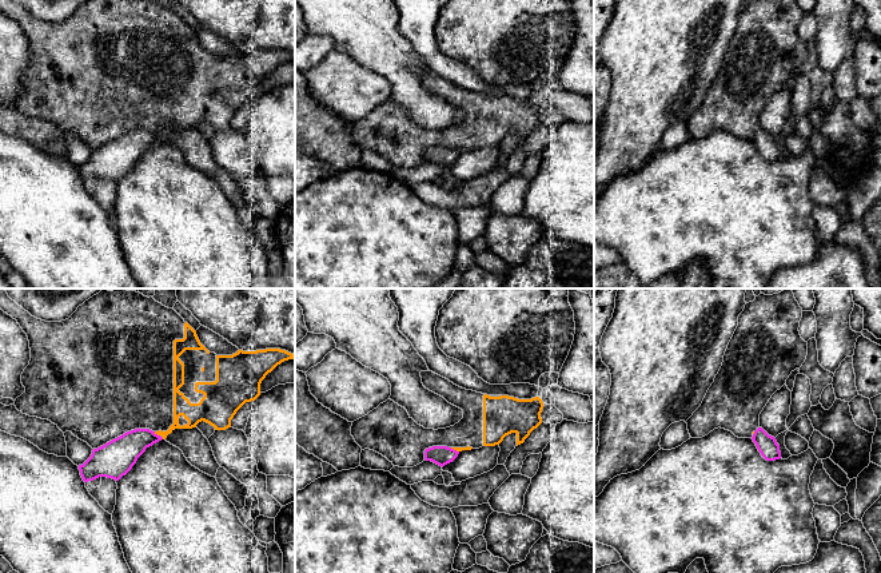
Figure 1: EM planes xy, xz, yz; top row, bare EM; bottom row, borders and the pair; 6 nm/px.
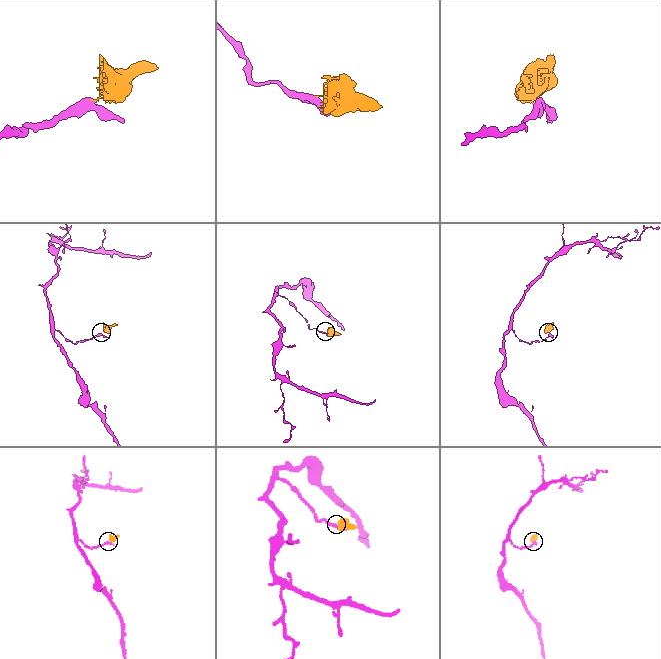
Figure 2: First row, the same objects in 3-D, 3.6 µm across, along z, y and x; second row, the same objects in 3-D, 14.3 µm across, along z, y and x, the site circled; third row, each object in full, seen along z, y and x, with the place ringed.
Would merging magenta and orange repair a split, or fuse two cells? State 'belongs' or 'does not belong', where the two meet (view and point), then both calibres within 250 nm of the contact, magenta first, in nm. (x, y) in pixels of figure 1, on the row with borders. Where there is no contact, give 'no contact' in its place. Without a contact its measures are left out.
does not belong; contact xy (156, 434); calibres 200 and 110 nm

